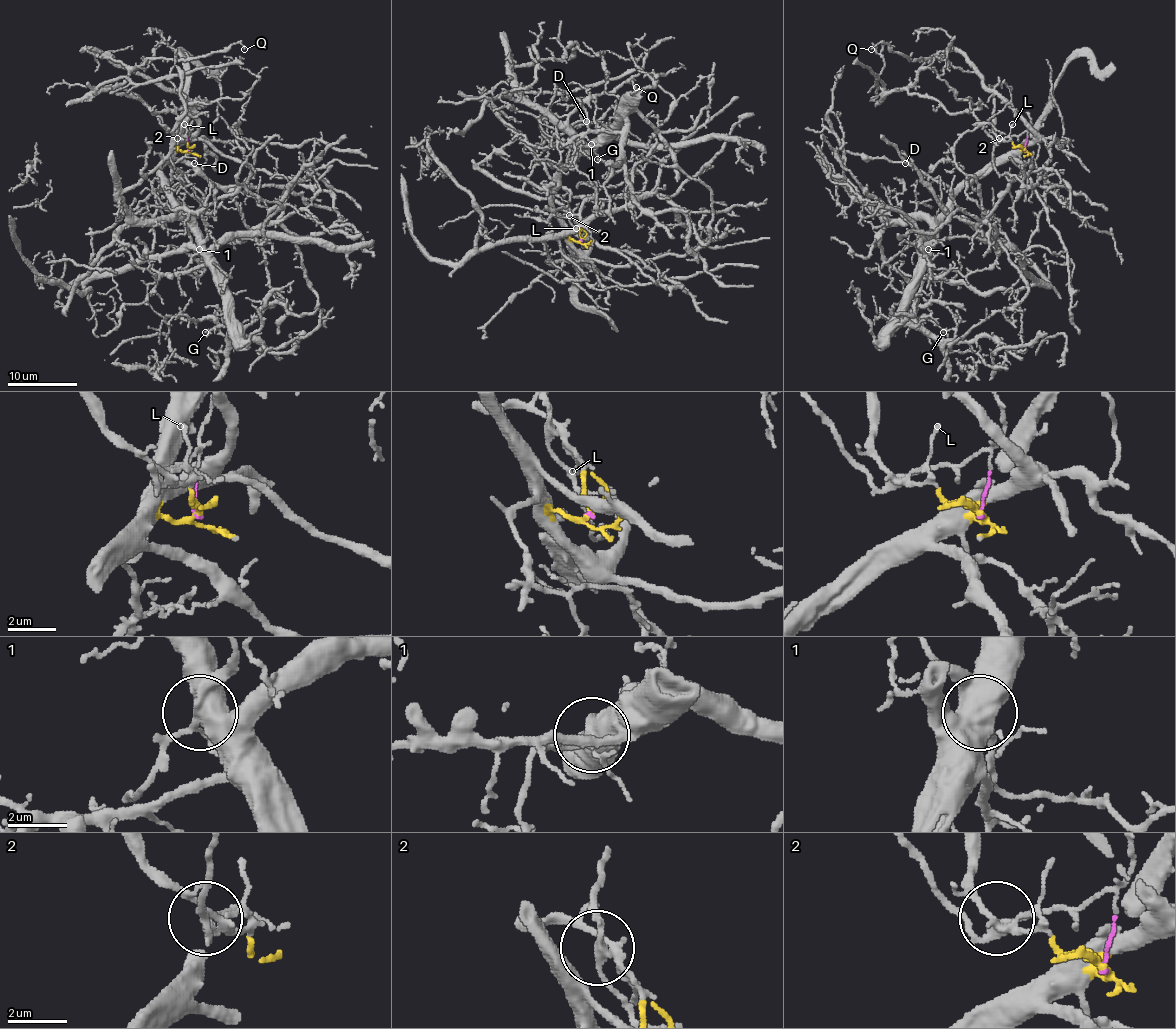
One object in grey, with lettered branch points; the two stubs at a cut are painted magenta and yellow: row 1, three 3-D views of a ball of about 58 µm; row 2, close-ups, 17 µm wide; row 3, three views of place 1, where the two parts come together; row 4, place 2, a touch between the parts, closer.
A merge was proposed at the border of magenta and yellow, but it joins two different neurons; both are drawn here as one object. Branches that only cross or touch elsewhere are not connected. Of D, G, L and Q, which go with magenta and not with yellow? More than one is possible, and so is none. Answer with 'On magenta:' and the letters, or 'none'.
On magenta: L, Q

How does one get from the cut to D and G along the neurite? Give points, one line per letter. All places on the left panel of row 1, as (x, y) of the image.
D: (189, 150), (178, 150), (161, 167), (161, 181), (170, 190), (180, 181), (175, 164), (184, 157), (194, 164)
G: (189, 150), (178, 150), (161, 167), (173, 210), (196, 236), (232, 320), (230, 339), (217, 328), (204, 332)

